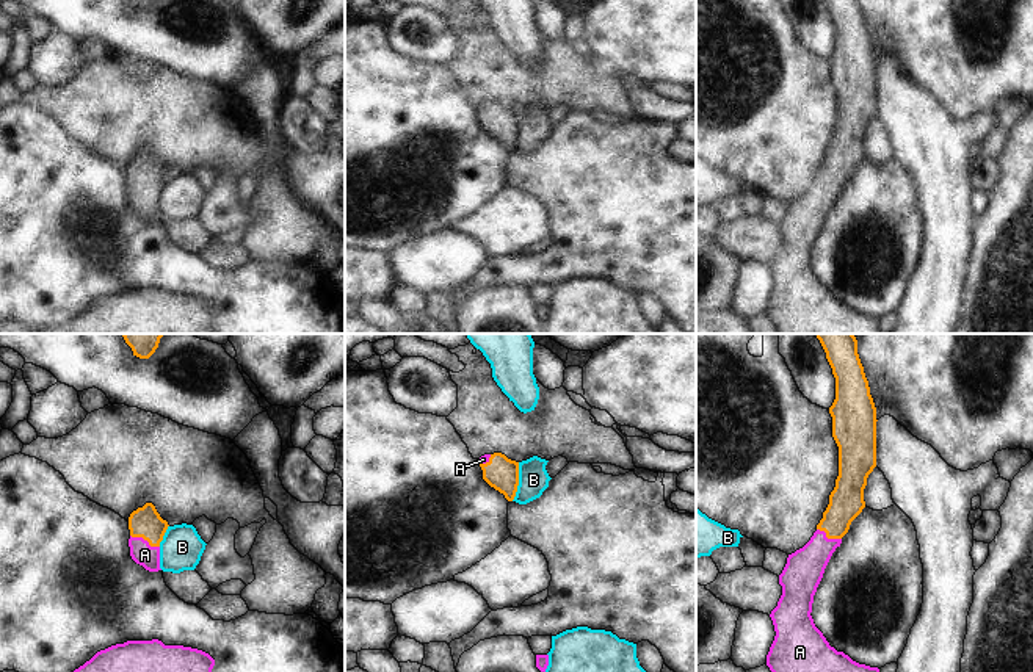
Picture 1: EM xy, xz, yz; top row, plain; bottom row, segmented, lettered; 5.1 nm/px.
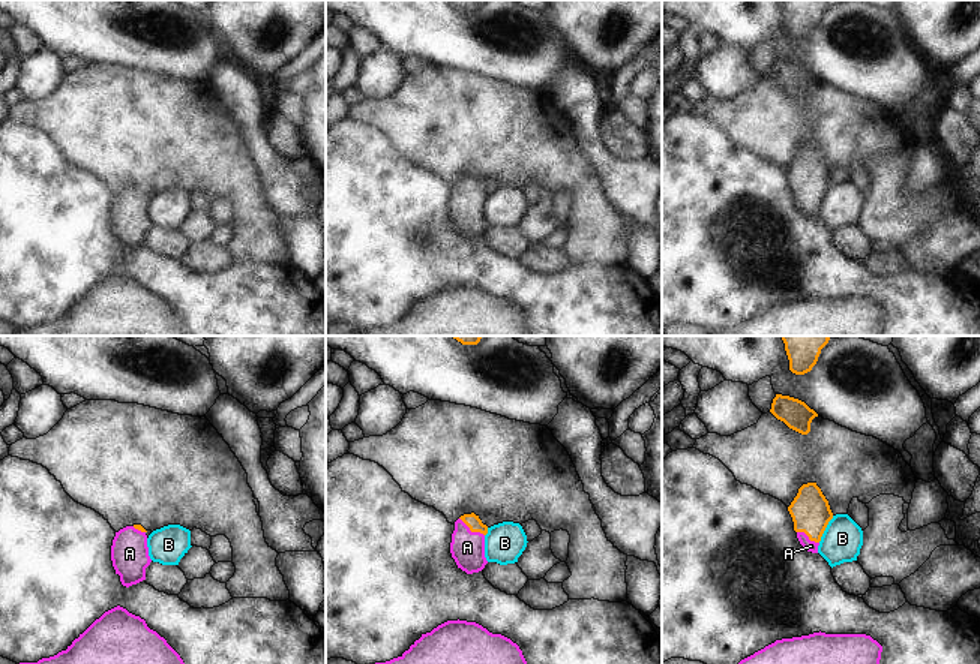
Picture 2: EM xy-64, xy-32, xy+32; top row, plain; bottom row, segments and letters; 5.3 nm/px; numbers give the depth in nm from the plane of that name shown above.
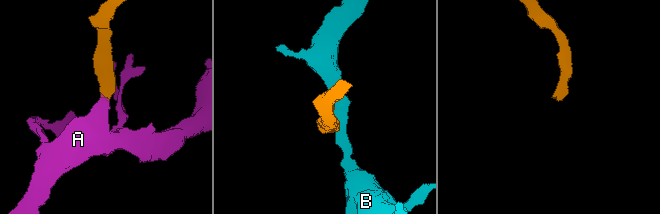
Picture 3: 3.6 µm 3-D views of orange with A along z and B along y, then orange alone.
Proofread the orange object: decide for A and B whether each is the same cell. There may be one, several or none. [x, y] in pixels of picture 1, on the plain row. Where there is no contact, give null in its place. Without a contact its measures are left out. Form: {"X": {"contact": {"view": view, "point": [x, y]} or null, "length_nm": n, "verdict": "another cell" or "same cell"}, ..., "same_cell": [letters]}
{"A": {"contact": {"view": "xy", "point": [144, 188]}, "length_nm": 170, "verdict": "same cell"}, "B": {"contact": {"view": "xz", "point": [518, 130]}, "length_nm": 200, "verdict": "another cell"}, "same_cell": ["A"]}

